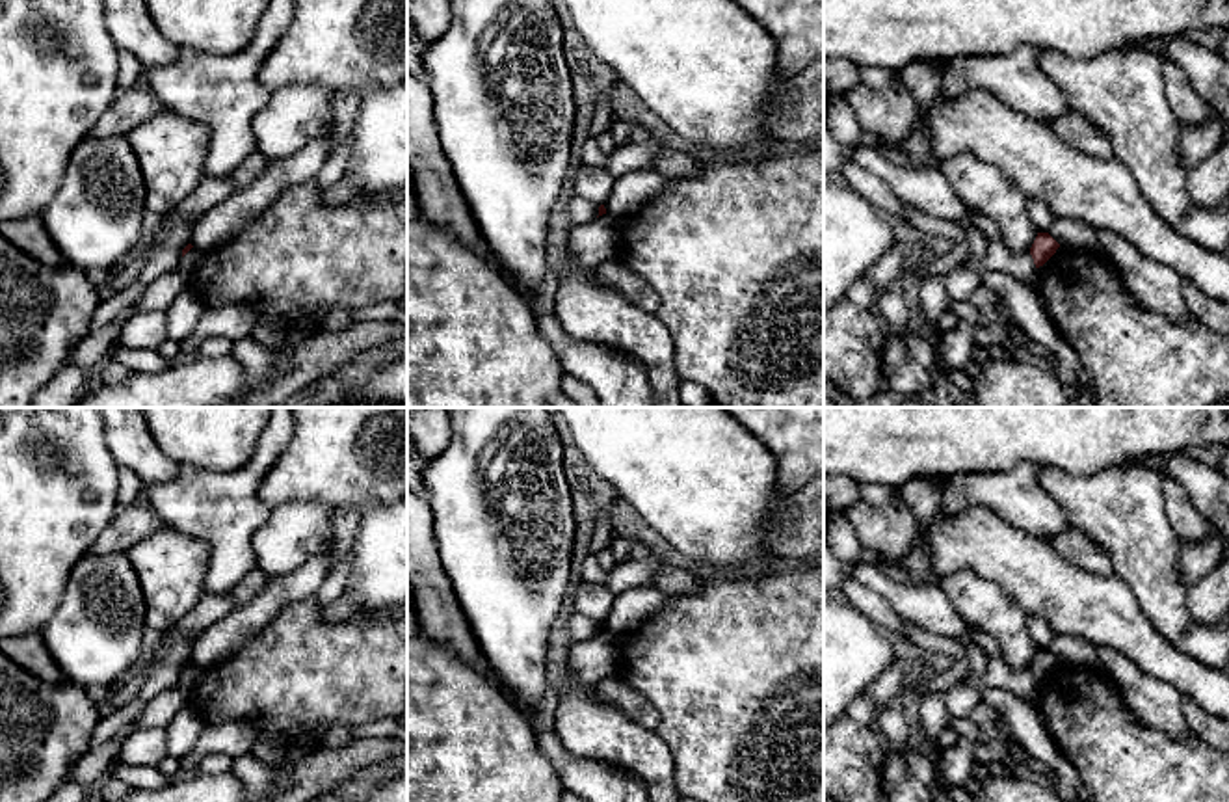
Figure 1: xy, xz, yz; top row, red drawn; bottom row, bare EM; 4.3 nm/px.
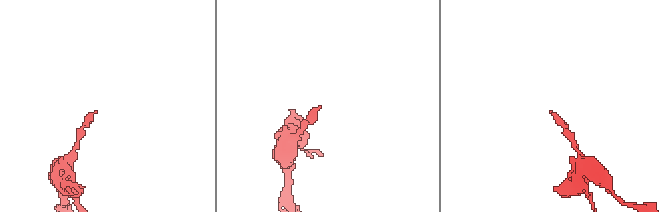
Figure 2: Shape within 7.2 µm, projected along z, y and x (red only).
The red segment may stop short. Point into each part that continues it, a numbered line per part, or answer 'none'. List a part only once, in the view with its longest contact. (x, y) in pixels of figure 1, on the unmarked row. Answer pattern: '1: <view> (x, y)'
none

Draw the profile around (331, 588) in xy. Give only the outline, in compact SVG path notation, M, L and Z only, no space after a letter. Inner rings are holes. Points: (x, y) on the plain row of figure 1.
M344 551L344 555L335 562L333 569L327 573L322 586L316 590L314 597L318 599L318 603L327 607L344 594L351 564L351 551Z

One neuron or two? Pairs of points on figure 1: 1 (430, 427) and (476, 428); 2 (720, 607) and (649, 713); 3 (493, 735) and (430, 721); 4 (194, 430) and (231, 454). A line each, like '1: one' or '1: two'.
1: two
2: two
3: one
4: one

